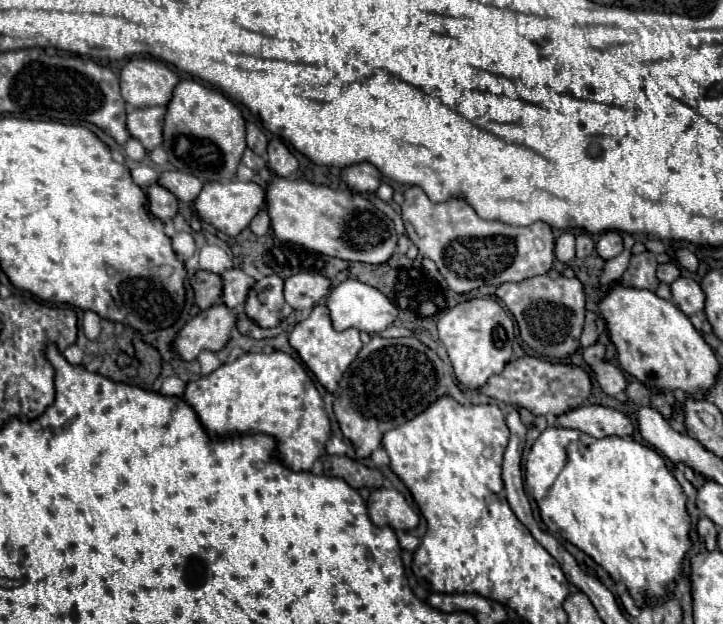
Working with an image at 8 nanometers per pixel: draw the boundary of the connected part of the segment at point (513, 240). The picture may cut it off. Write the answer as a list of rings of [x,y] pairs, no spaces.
[[[410,186],[404,192],[402,218],[410,228],[410,240],[418,246],[420,254],[434,260],[448,286],[458,292],[470,292],[480,286],[500,286],[504,282],[520,282],[552,268],[552,228],[544,222],[530,226],[506,226],[502,222],[482,220],[472,206],[464,200],[452,198],[434,204],[420,186]]]

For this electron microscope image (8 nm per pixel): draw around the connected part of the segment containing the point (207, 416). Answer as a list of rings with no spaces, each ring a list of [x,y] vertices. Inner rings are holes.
[[[248,352],[234,362],[222,364],[210,376],[188,382],[184,400],[194,408],[202,426],[212,440],[224,438],[228,434],[270,434],[278,442],[276,456],[290,470],[310,470],[312,464],[326,452],[326,442],[332,436],[330,420],[324,410],[322,396],[318,394],[314,382],[306,374],[304,366],[284,352]]]

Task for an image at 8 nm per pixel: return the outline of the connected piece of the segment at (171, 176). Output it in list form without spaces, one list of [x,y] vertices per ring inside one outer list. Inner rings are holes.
[[[162,172],[158,178],[158,184],[168,188],[172,194],[176,194],[184,202],[194,202],[202,190],[202,182],[196,176],[190,176],[186,172]]]

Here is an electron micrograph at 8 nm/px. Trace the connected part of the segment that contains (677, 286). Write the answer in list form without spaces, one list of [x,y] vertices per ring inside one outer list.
[[[678,278],[676,282],[672,282],[672,302],[686,314],[692,316],[700,310],[704,310],[704,292],[700,288],[700,284],[692,278]]]

